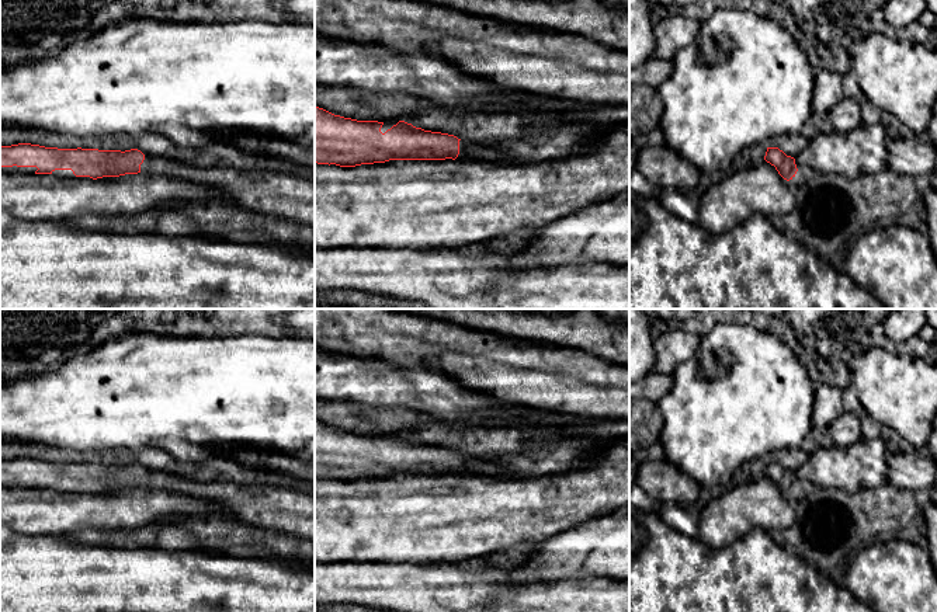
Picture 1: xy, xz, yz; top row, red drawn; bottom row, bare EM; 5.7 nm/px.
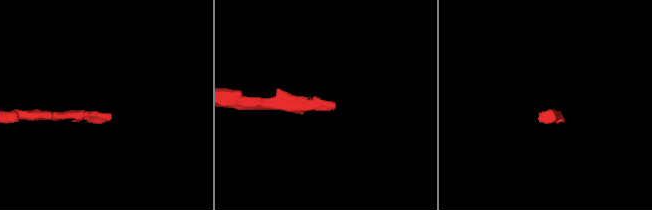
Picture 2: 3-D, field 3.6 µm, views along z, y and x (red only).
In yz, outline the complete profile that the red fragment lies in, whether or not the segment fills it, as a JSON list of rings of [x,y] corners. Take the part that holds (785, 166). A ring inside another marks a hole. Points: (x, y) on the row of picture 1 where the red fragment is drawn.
[[[767,147],[764,160],[774,166],[778,174],[787,181],[792,180],[798,171],[795,159],[787,156],[778,147]]]

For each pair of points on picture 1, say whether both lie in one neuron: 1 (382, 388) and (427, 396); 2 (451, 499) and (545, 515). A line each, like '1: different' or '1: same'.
1: same
2: same

